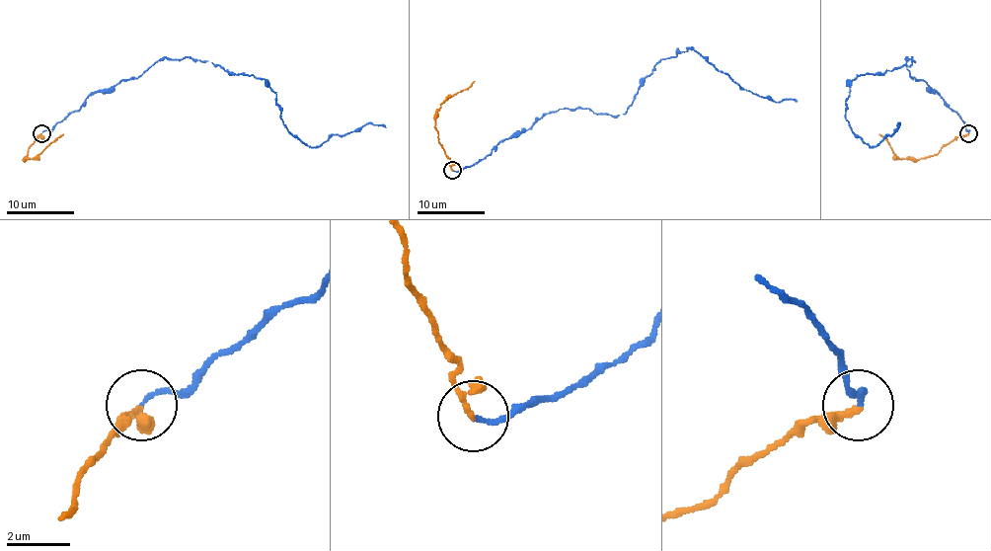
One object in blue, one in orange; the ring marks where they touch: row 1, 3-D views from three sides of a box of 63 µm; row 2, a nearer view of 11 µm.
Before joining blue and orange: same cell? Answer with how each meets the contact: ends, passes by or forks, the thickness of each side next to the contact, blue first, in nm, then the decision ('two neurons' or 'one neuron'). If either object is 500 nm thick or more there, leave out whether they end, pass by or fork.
blue ends there; orange passes by; 130 nm thick on the blue side, 130 nm on the other; two neurons

